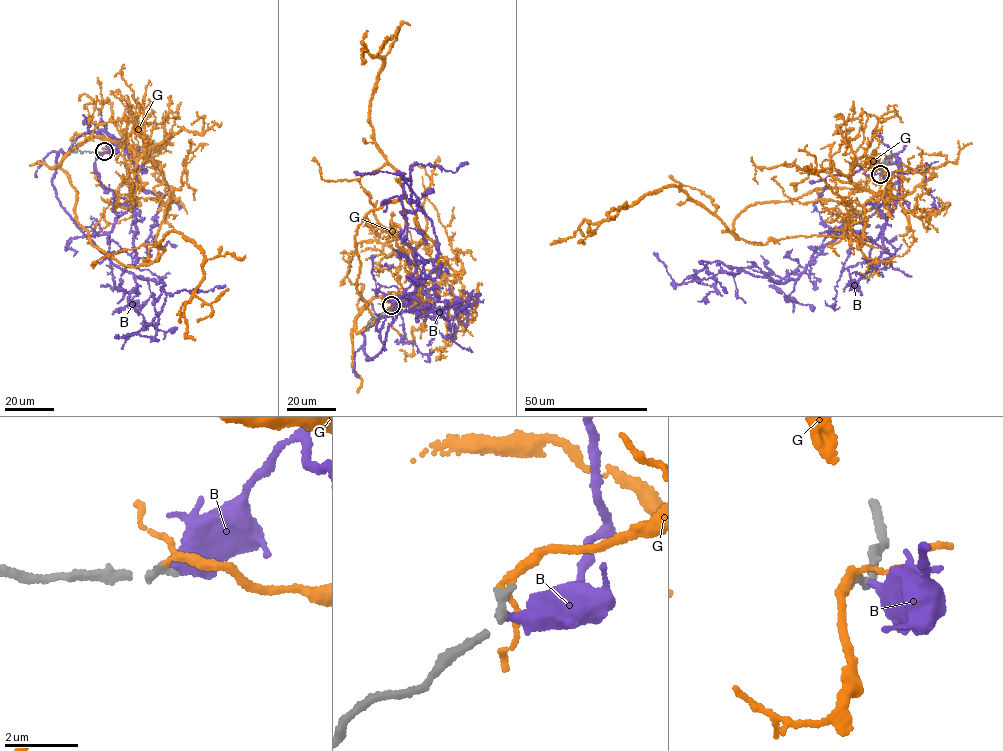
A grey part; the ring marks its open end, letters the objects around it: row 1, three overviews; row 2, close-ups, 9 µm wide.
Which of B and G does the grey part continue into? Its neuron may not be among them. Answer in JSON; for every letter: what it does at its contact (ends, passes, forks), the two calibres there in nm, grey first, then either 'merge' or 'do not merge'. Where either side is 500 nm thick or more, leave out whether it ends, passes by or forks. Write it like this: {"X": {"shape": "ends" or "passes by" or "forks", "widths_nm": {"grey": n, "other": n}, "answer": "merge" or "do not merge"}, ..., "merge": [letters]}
{"B": {"shape": "ends", "widths_nm": {"grey": 280, "other": 280}, "answer": "do not merge"}, "G": {"shape": "passes by", "widths_nm": {"grey": 240, "other": 150}, "answer": "merge"}, "merge": ["G"]}

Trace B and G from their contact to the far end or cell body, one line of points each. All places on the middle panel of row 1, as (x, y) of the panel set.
B: (391, 307), (437, 316), (401, 296), (438, 252), (431, 220), (410, 179), (404, 183), (408, 211), (433, 188)
G: (392, 305), (419, 298), (429, 273), (457, 274), (374, 140), (383, 57), (362, 51), (366, 30)

